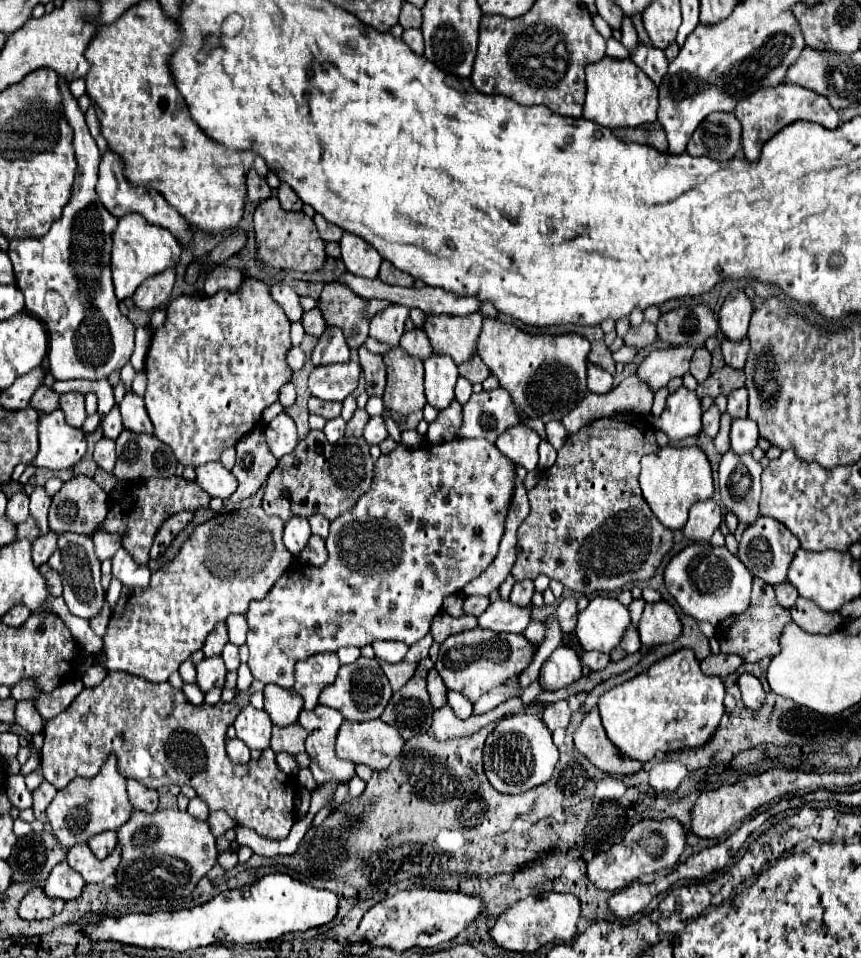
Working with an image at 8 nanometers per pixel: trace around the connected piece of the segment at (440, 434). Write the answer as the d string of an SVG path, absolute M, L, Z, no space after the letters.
M457 400L451 402L449 408L441 410L439 416L429 424L429 430L427 430L427 440L431 444L437 444L437 442L445 442L445 440L451 440L455 438L457 434L457 428L461 426L461 414L463 408Z

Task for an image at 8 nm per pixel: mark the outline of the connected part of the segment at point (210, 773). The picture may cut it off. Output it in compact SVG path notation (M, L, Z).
M107 672L103 682L93 688L83 688L81 694L73 700L73 704L47 720L45 724L45 744L41 750L41 772L47 782L57 788L65 788L73 778L93 778L109 754L117 756L117 770L125 778L135 778L147 788L169 788L171 784L189 784L195 788L197 796L207 802L209 812L225 810L239 826L251 828L257 834L269 840L281 840L289 834L297 812L295 812L295 780L283 776L275 762L275 752L265 750L259 760L251 760L249 764L233 764L225 752L225 730L235 722L239 714L239 706L235 700L209 706L207 702L195 706L191 704L183 690L173 688L169 682L165 684L149 684L149 680L141 680L139 676L129 676L127 672Z

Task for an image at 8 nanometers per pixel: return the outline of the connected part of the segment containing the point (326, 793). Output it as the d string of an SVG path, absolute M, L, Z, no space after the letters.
M325 784L317 792L313 792L313 798L311 798L311 814L317 814L327 804L331 792L333 792L333 786L331 784Z

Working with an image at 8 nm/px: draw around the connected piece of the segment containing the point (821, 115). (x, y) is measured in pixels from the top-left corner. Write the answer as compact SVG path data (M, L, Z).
M779 84L773 88L761 88L761 90L753 92L751 96L747 96L745 100L741 100L741 104L737 104L733 114L743 126L741 142L743 142L747 160L757 160L763 144L771 136L775 136L779 130L783 130L785 126L789 126L797 120L817 122L829 130L839 126L839 112L825 100L825 96L819 96L817 92L801 88L799 84Z

